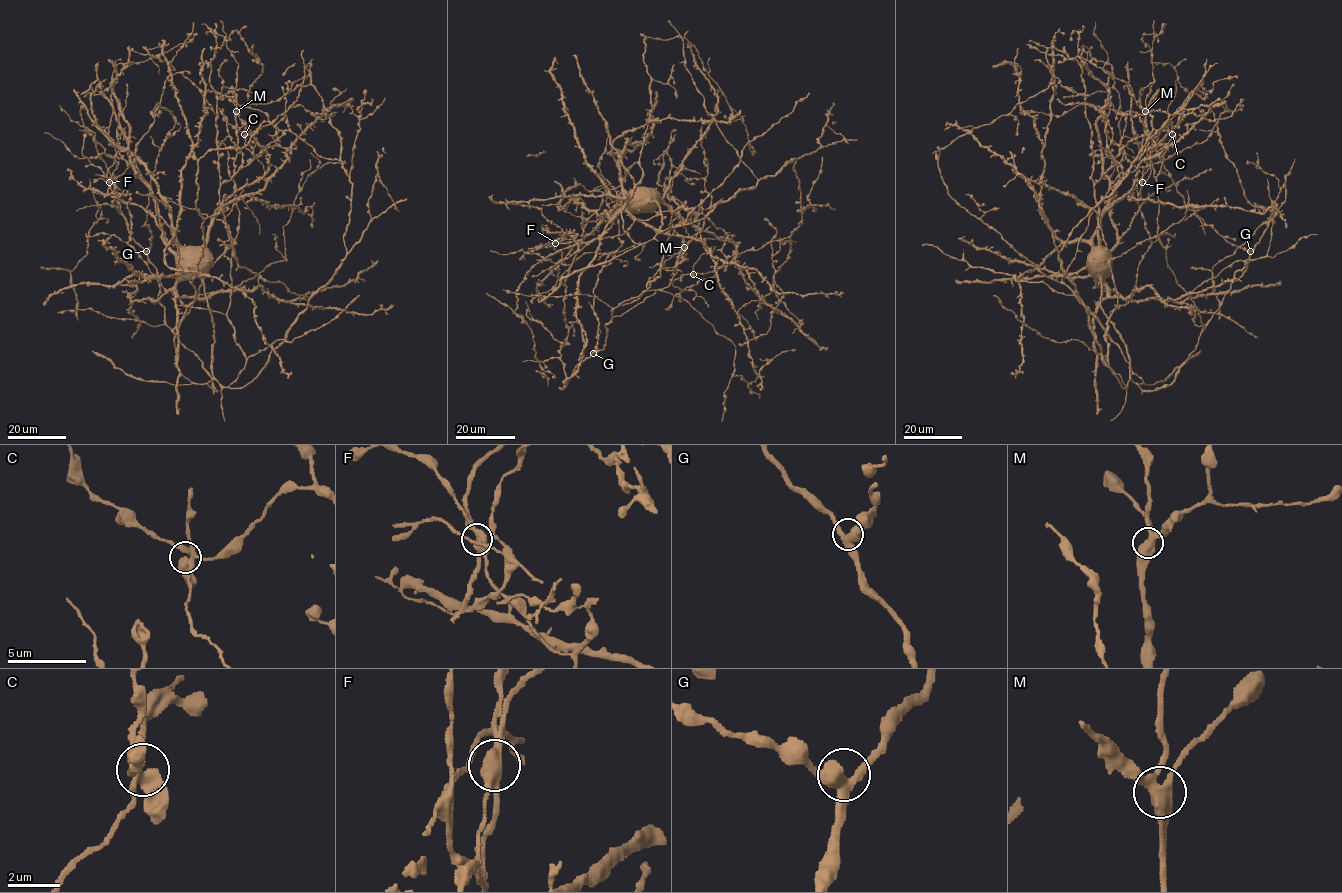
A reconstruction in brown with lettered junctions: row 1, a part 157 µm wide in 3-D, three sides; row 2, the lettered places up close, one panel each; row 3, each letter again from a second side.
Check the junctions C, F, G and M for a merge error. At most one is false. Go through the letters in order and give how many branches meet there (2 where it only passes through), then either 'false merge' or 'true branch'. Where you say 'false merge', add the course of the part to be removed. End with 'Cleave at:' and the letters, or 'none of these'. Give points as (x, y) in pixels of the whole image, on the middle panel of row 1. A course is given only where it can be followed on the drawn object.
C: 4 | true branch
F: 4 | false merge | (555, 243), (564, 233), (542, 213), (541, 208), (509, 203), (505, 199)
G: 3 | true branch
M: 4 | true branch
Cleave at: F

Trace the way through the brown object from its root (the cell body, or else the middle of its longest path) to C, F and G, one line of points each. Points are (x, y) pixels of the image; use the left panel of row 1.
C: (206, 255), (211, 375), (241, 388), (345, 256), (352, 188), (341, 161), (288, 130), (244, 134)
F: (206, 255), (201, 258), (176, 241), (171, 210), (158, 183), (130, 152), (115, 145), (108, 182)
G: (206, 255), (196, 271), (214, 328), (207, 383), (217, 390), (167, 325), (158, 272), (146, 251)

